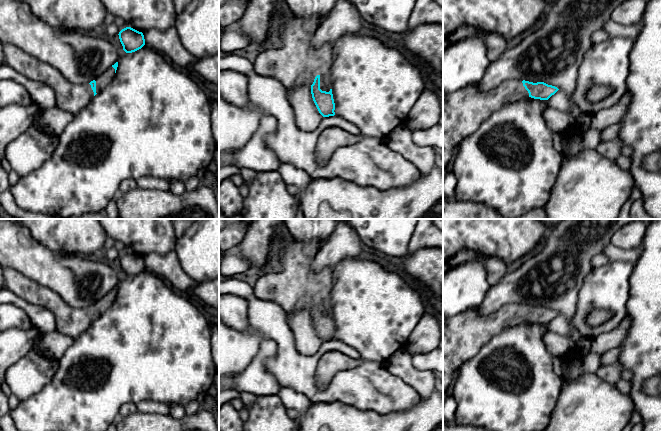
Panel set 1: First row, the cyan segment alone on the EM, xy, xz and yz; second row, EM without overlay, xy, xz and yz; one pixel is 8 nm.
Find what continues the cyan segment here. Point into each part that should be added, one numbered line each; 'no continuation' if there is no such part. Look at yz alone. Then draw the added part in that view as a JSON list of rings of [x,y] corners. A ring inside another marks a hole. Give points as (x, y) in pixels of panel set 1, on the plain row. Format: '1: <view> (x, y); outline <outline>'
1: yz (464, 334); outline [[[508,304],[489,315],[481,315],[476,308],[467,309],[453,317],[443,316],[443,394],[459,368],[475,356],[490,339],[507,327],[531,322],[520,304]]]

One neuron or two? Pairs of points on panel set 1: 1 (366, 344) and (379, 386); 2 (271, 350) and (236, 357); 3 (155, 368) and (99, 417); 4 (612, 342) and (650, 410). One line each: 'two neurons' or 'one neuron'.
1: two neurons
2: two neurons
3: one neuron
4: two neurons

